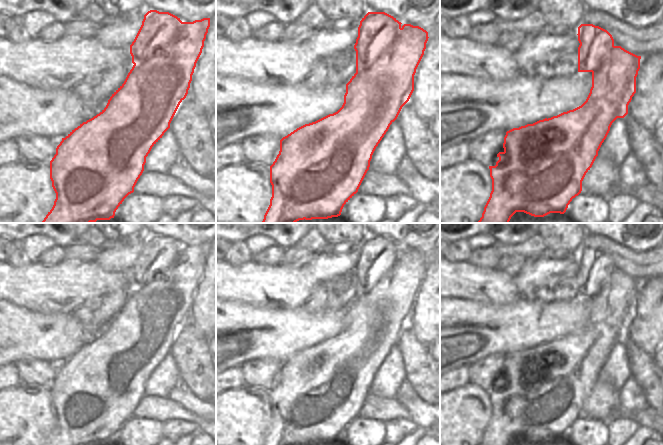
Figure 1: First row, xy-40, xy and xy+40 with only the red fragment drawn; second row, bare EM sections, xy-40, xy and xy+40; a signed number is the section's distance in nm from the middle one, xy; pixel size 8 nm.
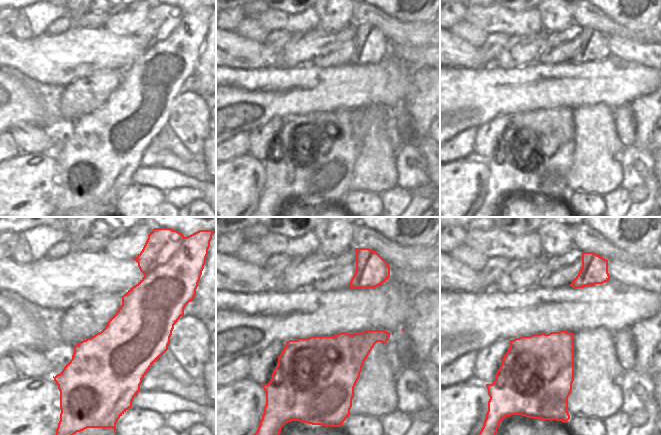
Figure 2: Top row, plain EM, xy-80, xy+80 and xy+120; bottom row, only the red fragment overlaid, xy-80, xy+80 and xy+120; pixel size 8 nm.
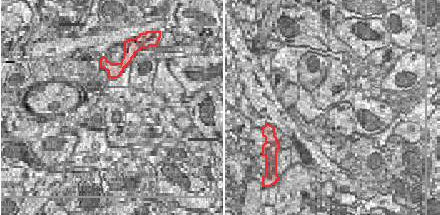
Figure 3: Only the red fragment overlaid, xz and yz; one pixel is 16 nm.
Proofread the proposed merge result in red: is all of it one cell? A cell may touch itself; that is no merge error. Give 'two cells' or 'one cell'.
two cells

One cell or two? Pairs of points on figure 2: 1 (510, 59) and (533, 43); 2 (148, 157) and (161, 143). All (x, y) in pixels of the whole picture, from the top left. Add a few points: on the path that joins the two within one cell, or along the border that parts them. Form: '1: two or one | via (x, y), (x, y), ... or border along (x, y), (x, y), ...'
1: one | via (516, 53), (527, 47)
2: one | via (151, 154), (158, 146)

